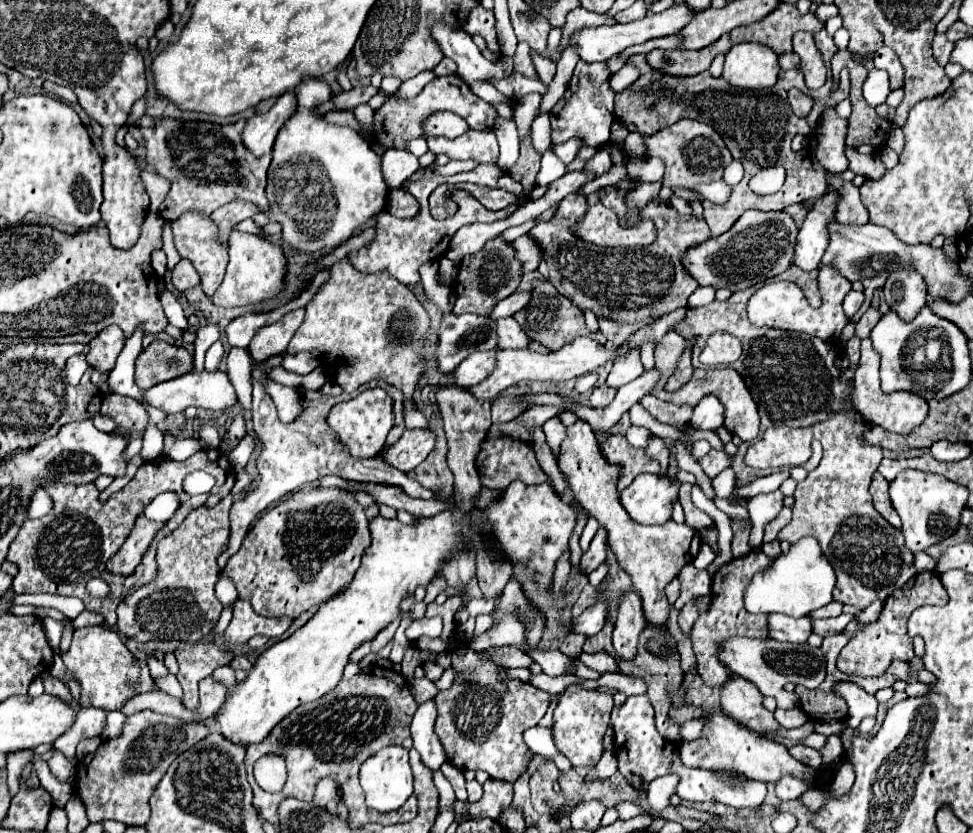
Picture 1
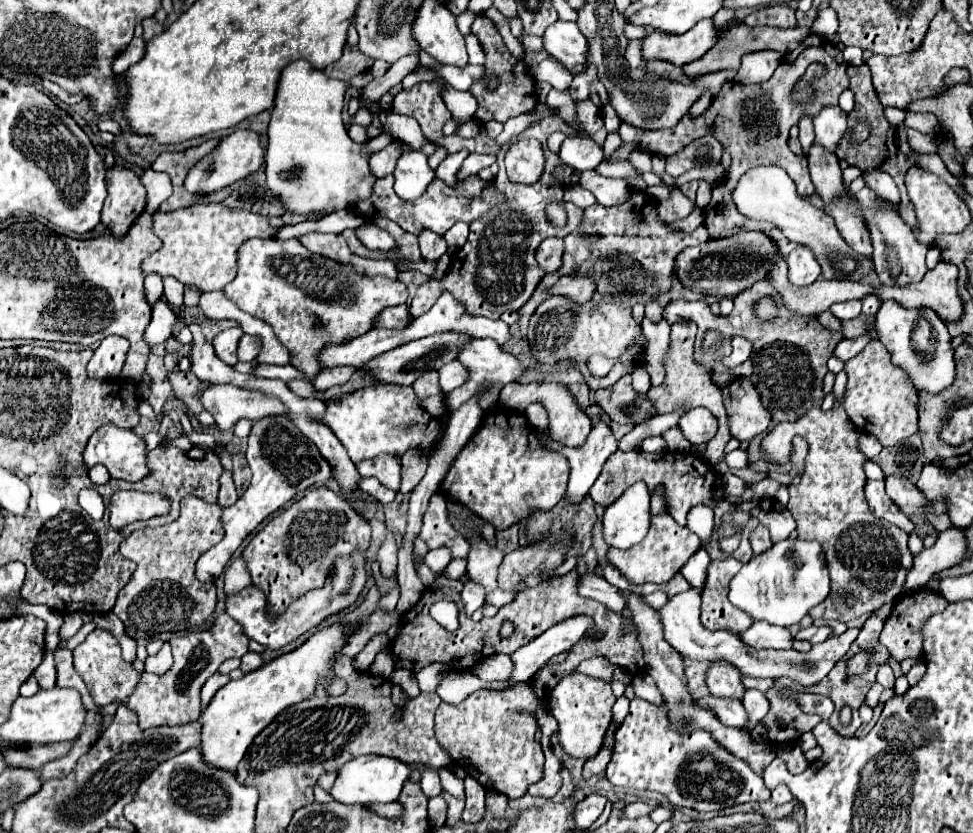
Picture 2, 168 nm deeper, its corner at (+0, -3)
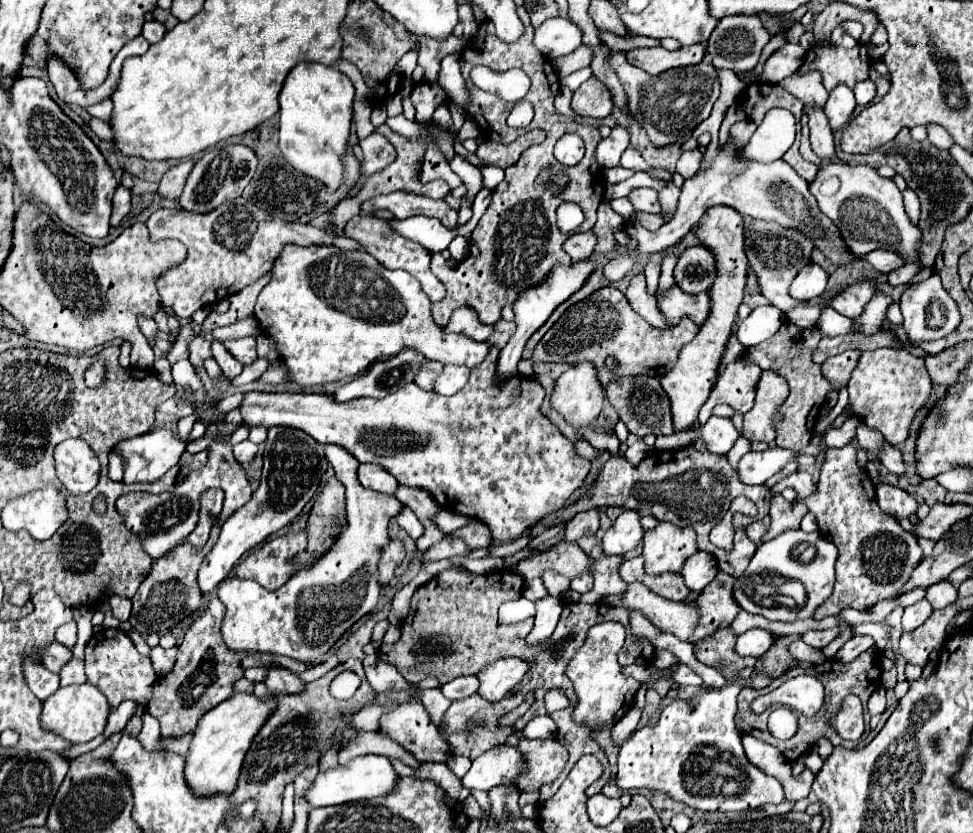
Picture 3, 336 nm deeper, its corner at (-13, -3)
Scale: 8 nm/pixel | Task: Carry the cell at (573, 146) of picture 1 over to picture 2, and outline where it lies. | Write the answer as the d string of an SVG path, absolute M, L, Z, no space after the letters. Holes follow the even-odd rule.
M568 137L562 143L558 155L568 167L576 171L586 171L594 169L602 161L602 147L590 141L588 137Z

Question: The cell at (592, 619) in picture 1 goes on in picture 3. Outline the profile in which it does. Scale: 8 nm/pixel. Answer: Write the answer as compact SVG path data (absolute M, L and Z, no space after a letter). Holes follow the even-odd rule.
M511 657L493 661L475 675L479 679L477 695L481 695L487 701L499 701L505 693L511 691L513 685L517 685L525 677L527 671L529 671L529 661Z

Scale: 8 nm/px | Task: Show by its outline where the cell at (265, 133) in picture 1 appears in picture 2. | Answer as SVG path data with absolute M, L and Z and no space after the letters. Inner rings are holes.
M236 129L228 137L222 139L218 149L210 153L206 159L198 161L198 165L188 173L184 187L188 191L216 191L222 189L224 185L230 185L232 181L246 177L248 173L254 173L264 165L264 155L266 155L266 135L260 135L252 129Z

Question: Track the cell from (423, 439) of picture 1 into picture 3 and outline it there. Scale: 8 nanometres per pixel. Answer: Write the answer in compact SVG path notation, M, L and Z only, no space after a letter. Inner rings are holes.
M359 465L357 479L365 489L371 489L377 493L389 493L391 495L399 487L397 481L393 481L393 477L389 477L389 473L385 473L379 465Z

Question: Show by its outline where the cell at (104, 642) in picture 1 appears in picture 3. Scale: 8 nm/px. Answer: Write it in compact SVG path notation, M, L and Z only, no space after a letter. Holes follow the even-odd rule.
M99 629L89 639L85 647L85 673L87 681L99 687L113 707L117 707L125 699L145 705L145 701L149 701L149 693L153 691L153 681L157 681L151 659L147 655L141 655L127 633L123 633L121 629Z

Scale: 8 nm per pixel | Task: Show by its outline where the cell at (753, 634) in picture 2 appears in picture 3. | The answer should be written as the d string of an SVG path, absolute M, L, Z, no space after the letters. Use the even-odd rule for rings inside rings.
M749 629L737 637L735 653L741 657L761 657L775 643L773 633L763 629Z

